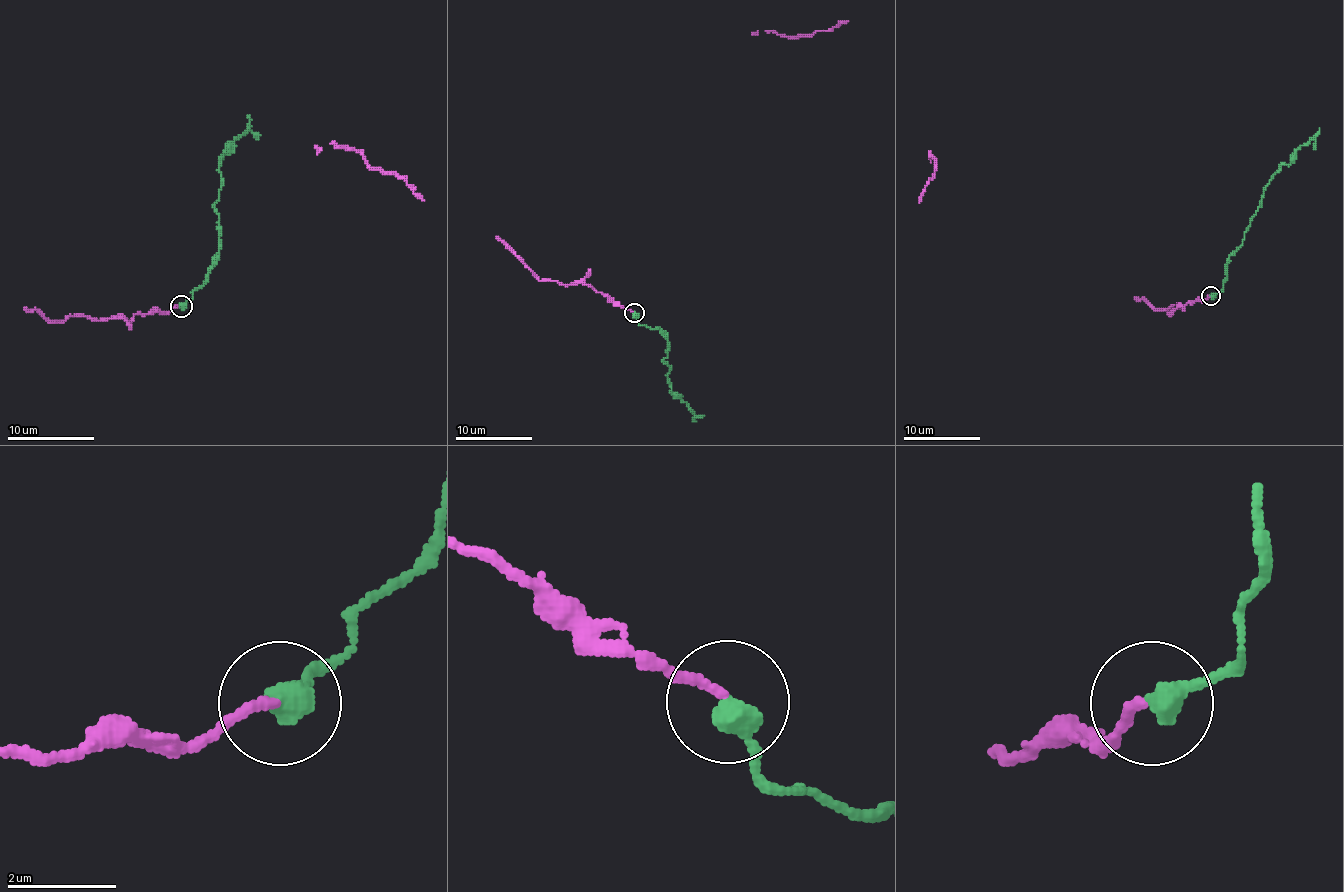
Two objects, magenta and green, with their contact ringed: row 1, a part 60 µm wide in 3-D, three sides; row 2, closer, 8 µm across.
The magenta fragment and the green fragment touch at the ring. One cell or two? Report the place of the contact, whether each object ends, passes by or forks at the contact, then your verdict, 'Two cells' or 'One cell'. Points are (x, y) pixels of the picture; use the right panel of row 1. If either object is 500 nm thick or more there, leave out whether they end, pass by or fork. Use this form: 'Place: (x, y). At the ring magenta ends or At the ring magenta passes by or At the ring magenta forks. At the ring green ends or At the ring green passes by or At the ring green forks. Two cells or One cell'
Place: (1211, 296). At the ring magenta ends. At the ring green ends. One cell

